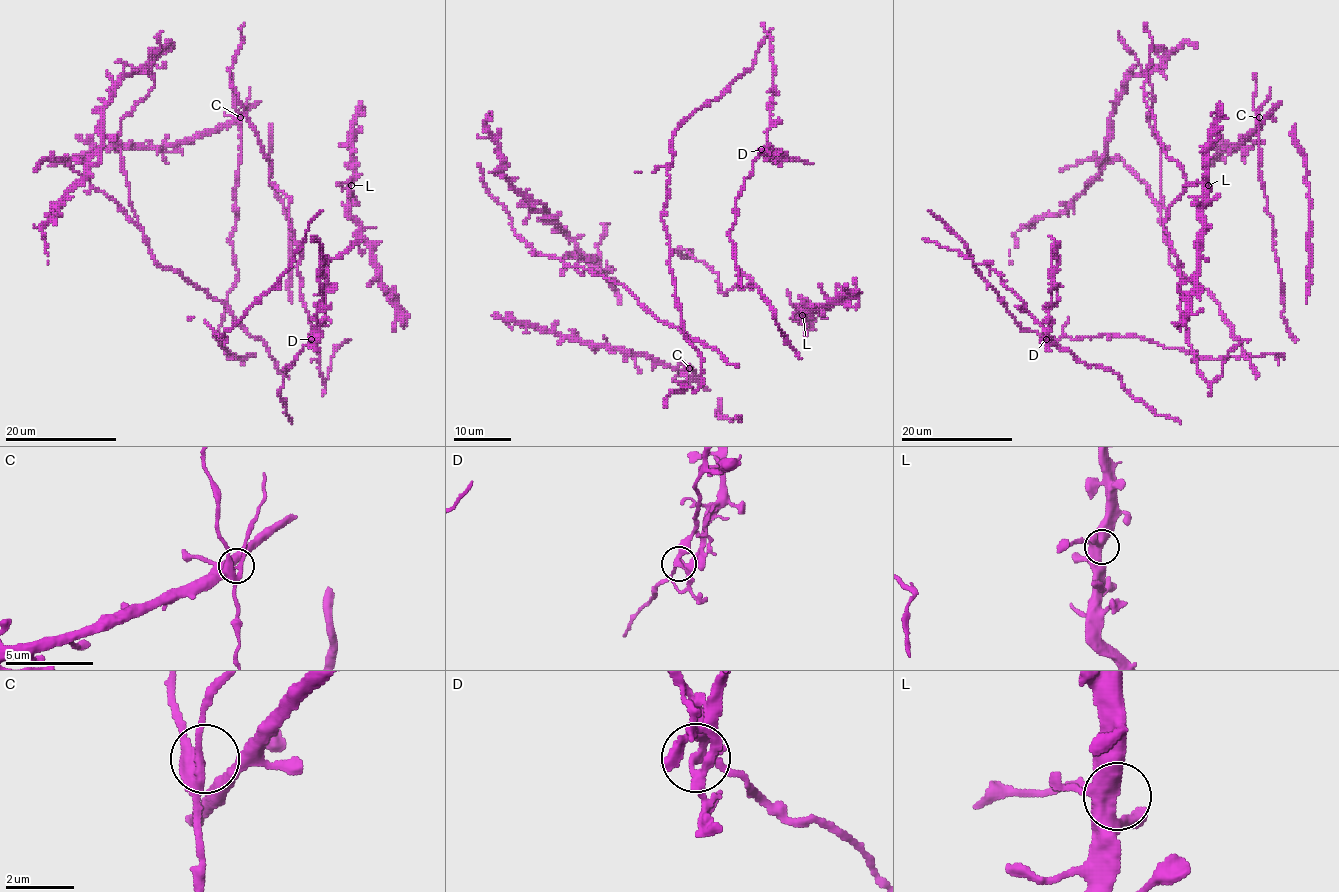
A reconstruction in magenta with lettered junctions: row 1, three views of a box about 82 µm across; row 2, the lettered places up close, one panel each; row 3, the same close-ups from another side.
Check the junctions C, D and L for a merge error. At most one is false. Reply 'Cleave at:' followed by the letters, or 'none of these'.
Cleave at: D

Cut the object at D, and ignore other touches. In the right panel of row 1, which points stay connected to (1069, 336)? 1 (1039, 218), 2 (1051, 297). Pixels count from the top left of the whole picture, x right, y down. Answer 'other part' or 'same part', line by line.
1: same part
2: other part

